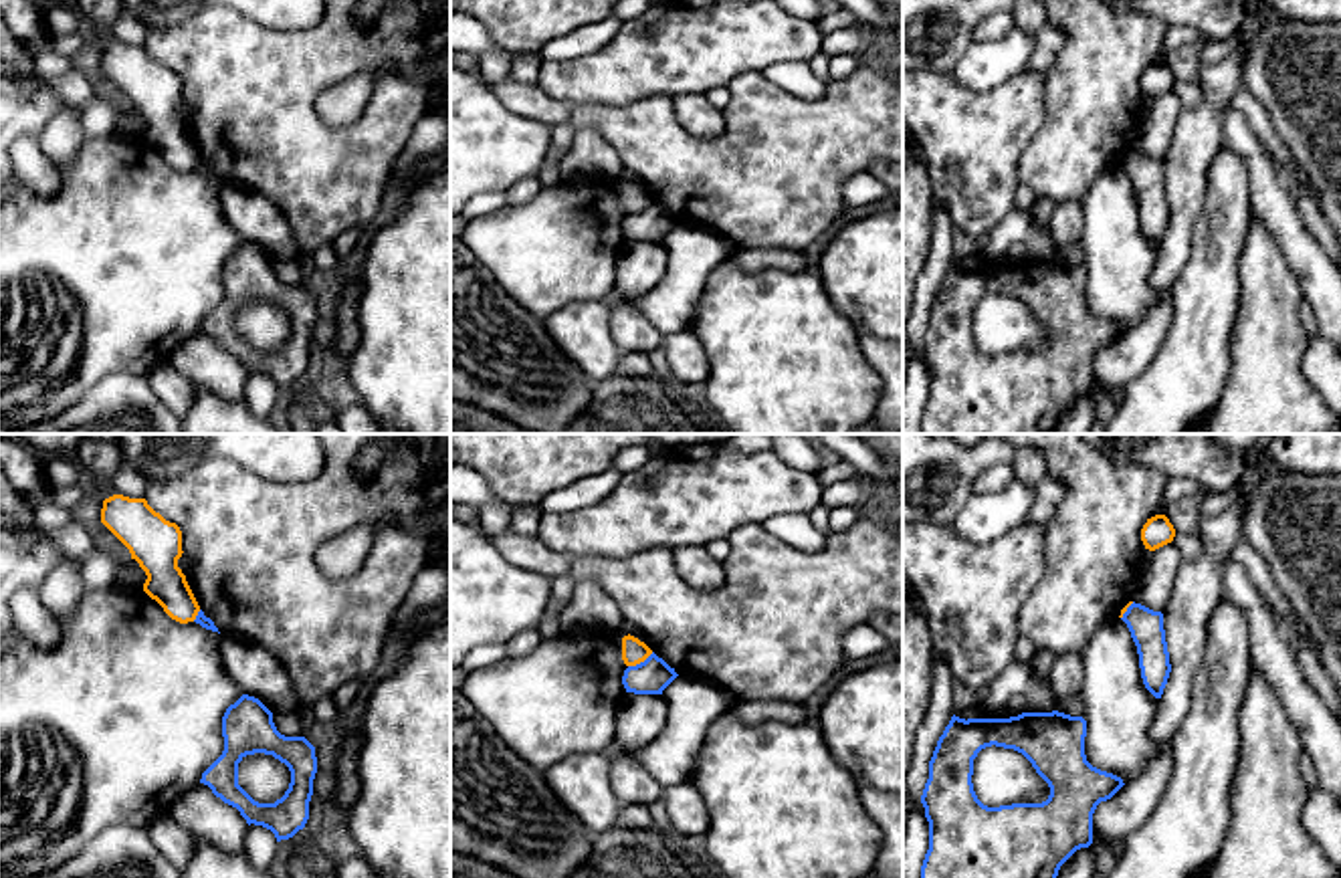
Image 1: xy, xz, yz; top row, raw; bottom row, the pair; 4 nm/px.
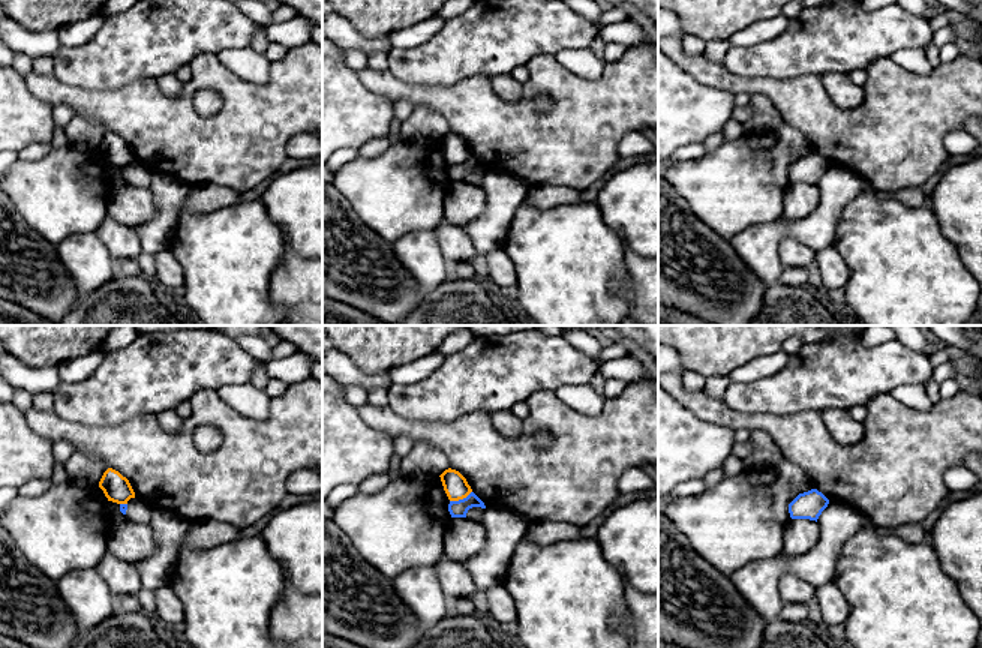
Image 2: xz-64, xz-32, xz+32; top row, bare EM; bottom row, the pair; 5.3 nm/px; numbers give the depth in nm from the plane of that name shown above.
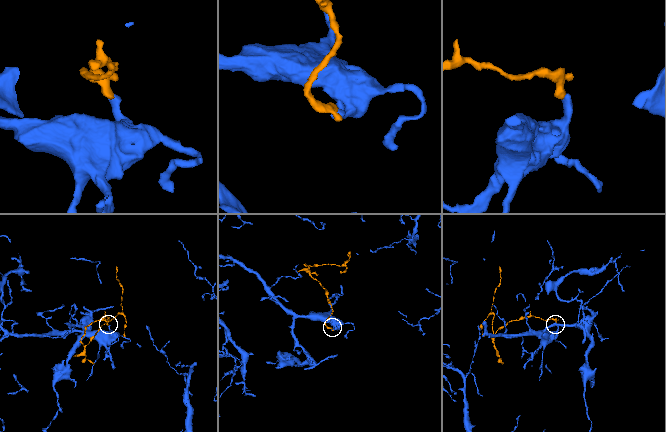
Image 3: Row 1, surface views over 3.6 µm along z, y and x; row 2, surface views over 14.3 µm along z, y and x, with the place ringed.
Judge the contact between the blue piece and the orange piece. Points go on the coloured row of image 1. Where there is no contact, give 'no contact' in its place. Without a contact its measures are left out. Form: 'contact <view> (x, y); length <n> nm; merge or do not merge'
contact xz (641, 663); length 120 nm; do not merge

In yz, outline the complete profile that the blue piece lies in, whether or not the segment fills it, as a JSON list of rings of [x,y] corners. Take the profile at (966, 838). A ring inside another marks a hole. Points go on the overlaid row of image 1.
[[[1058,710],[1022,712],[1010,719],[959,719],[951,717],[929,761],[929,779],[921,803],[929,821],[929,850],[921,878],[1056,878],[1060,866],[1080,848],[1093,844],[1093,813],[1101,801],[1111,799],[1125,783],[1101,771],[1085,755],[1087,721]],[[986,747],[1004,747],[1022,753],[1036,773],[1048,783],[1050,795],[1042,803],[984,805],[971,783],[973,759]]]

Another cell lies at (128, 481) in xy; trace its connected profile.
[[[123,466],[113,476],[115,495],[129,499],[145,499],[147,490],[153,486],[139,470]]]

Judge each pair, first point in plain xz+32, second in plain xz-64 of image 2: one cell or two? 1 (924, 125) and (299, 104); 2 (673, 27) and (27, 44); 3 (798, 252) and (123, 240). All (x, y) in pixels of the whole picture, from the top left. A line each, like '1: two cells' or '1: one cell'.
1: one cell
2: one cell
3: one cell

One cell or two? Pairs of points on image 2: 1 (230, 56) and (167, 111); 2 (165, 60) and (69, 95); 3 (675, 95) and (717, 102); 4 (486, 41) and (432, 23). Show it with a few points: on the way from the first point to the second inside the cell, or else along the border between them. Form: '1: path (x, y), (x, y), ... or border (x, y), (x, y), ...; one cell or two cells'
1: border (216, 56), (233, 72), (252, 83); two cells
2: border (53, 74), (62, 81), (83, 89), (119, 89); two cells
3: path (685, 102), (706, 102); one cell
4: border (446, 18), (444, 24), (429, 39), (413, 47); two cells

